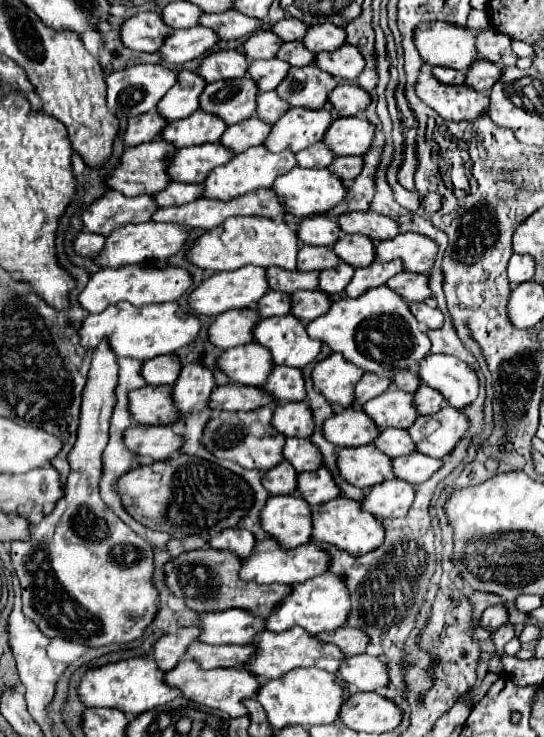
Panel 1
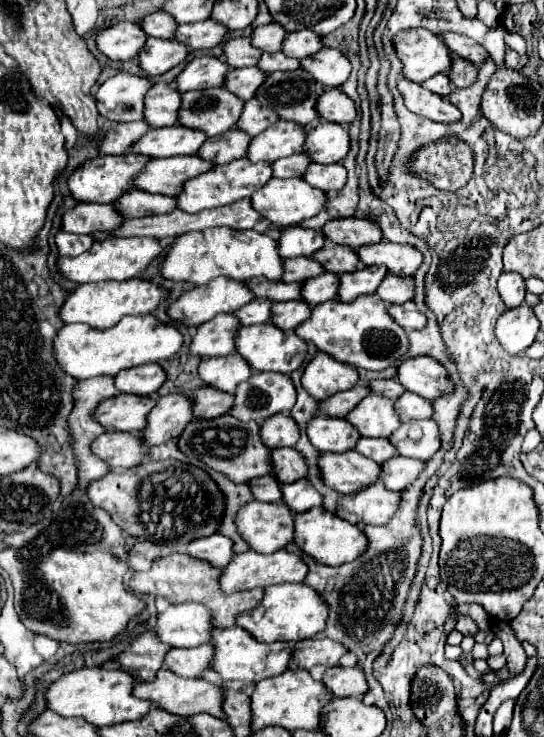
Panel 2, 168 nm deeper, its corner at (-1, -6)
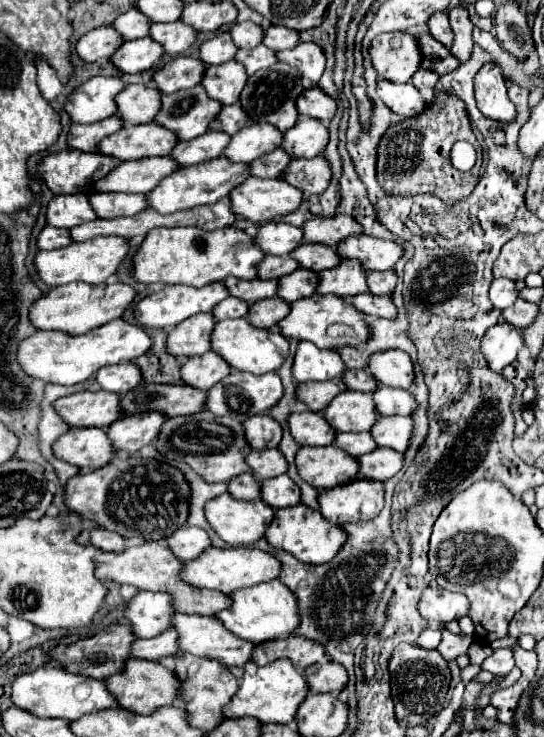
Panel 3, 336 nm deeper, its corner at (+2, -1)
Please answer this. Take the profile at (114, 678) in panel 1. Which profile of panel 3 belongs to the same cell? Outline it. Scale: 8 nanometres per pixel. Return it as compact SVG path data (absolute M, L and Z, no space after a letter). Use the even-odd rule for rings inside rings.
M39 667L31 673L23 673L23 675L15 677L15 681L11 683L11 703L37 717L61 717L61 719L69 719L69 721L79 719L93 711L117 707L115 697L107 693L103 681L93 681L89 677L71 675L57 667L49 667L49 669Z

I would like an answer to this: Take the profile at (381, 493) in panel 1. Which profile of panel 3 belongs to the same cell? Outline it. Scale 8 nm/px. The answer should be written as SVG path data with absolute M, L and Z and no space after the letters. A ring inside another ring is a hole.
M355 479L347 485L321 491L317 501L321 515L335 525L365 521L377 517L383 509L383 485L381 481Z

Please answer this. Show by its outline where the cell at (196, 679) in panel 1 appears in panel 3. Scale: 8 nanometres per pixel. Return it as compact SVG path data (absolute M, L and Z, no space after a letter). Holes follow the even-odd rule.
M129 657L129 659L125 661L123 671L105 677L105 687L107 687L107 691L117 699L119 707L123 707L123 709L127 709L127 711L131 711L131 713L149 715L149 713L153 713L153 711L159 709L159 707L165 707L165 705L175 703L175 699L177 699L177 695L179 695L179 693L177 693L179 685L177 685L175 681L177 681L177 679L173 677L173 671L167 669L167 667L163 667L161 663Z

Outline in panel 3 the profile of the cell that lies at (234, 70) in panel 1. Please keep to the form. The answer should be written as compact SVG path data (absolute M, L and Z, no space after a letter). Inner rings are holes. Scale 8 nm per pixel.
M175 57L153 73L153 81L161 93L175 93L199 85L203 71L205 67L201 61L193 57Z

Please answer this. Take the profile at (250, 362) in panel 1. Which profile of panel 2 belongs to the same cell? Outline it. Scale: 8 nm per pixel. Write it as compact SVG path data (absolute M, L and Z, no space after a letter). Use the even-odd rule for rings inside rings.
M234 352L230 356L214 356L202 360L198 366L198 374L206 384L234 394L238 384L246 382L254 374L254 370L248 366L248 362L244 362L238 352Z

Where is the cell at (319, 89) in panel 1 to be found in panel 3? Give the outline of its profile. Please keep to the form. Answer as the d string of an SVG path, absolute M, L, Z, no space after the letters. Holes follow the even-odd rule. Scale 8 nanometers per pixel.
M275 63L273 67L261 69L247 79L247 83L241 91L239 103L251 121L271 123L281 133L285 133L287 129L291 129L295 125L295 121L299 117L295 101L301 93L303 93L303 85L301 85L301 75L297 73L297 69L293 69L291 65L285 65L285 63Z

